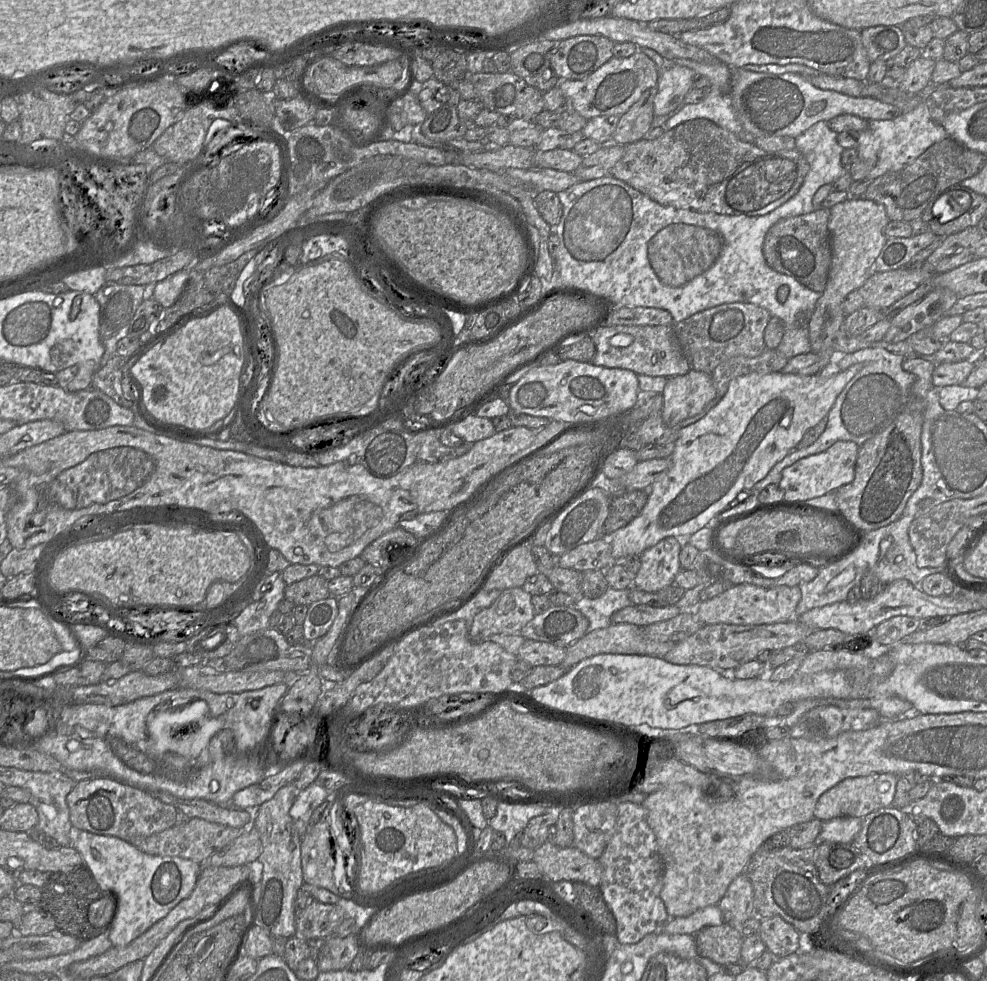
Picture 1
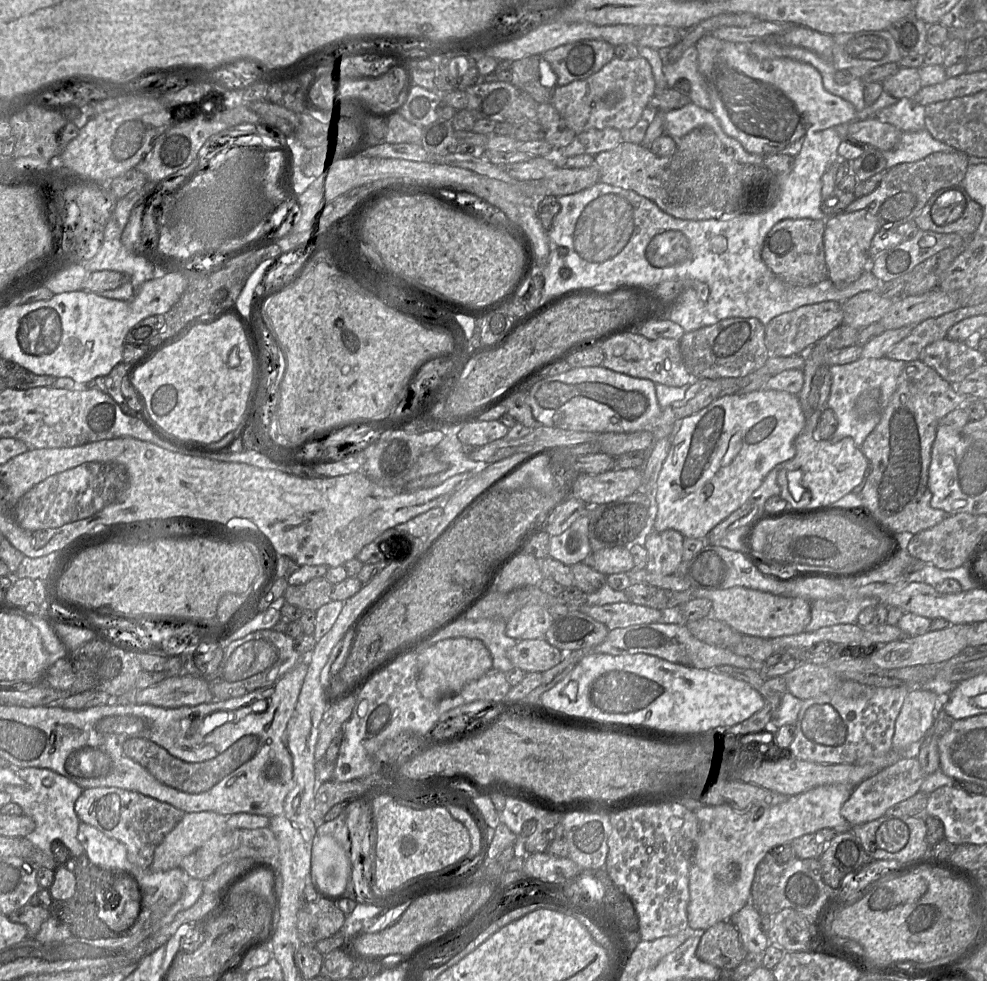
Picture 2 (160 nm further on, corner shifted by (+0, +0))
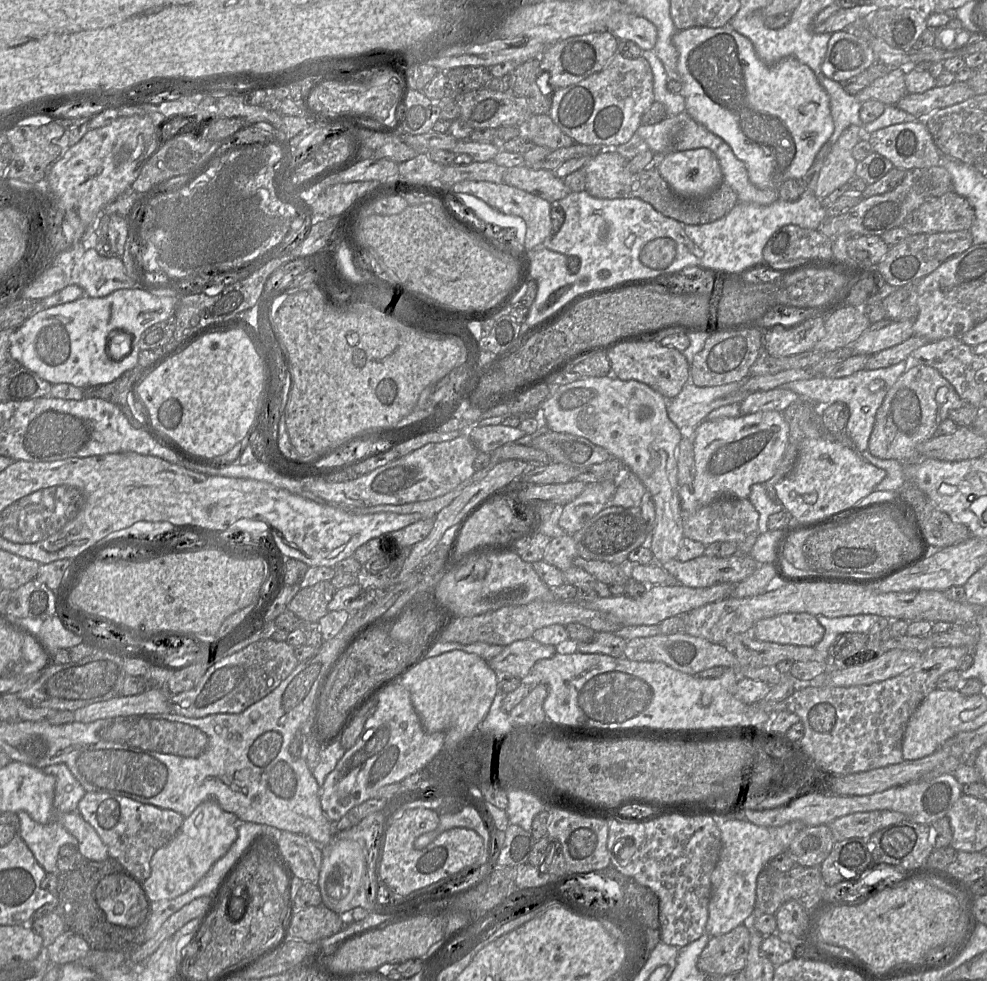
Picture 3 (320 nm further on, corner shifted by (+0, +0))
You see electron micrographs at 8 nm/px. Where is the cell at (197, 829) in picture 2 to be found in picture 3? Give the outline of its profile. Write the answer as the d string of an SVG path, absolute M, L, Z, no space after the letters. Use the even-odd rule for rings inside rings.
M214 800L202 803L188 817L185 817L174 837L166 845L159 848L151 858L151 874L148 879L141 883L149 902L171 900L192 889L214 863L226 854L237 839L237 823L238 819L233 814L225 812Z

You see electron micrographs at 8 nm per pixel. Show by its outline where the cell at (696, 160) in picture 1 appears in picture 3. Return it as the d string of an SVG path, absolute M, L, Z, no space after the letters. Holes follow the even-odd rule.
M609 149L592 157L582 168L586 174L585 190L593 197L604 199L638 198L651 204L664 216L683 222L688 225L700 225L714 222L725 216L738 203L735 191L725 182L722 182L713 192L704 197L687 198L677 195L660 175L656 163L644 170L632 173L628 169L629 160L620 155L616 150Z

